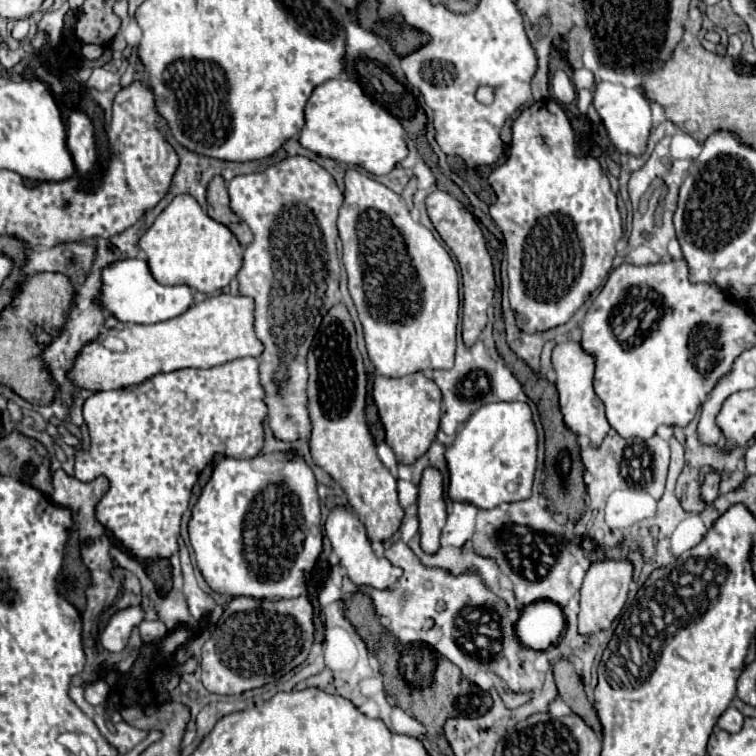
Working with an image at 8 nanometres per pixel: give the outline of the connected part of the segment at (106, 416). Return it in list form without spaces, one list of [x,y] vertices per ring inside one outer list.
[[[241,357],[237,361],[227,361],[223,365],[215,365],[211,369],[179,369],[179,371],[171,371],[171,373],[159,373],[153,375],[151,379],[139,383],[139,385],[129,385],[123,389],[115,389],[115,391],[99,391],[93,393],[85,405],[83,405],[83,419],[89,427],[89,437],[91,437],[91,445],[89,449],[81,449],[81,457],[79,451],[75,453],[75,477],[81,481],[91,481],[99,475],[105,475],[109,479],[109,491],[101,497],[101,501],[97,503],[95,515],[97,521],[109,529],[113,533],[113,537],[139,561],[153,561],[153,559],[169,559],[171,555],[175,555],[179,551],[179,525],[181,525],[181,517],[189,507],[189,499],[191,499],[191,489],[199,477],[199,473],[205,469],[207,463],[211,463],[215,453],[223,453],[235,459],[249,459],[255,457],[261,447],[263,447],[263,421],[267,415],[267,407],[263,403],[263,387],[259,383],[259,371],[257,371],[257,359],[255,357]]]

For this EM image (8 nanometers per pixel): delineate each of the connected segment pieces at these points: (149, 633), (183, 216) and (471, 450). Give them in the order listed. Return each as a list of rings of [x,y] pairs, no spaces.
[[[143,621],[139,623],[139,631],[143,641],[159,641],[165,637],[167,627],[161,621]]]
[[[175,197],[153,225],[139,239],[141,251],[147,255],[151,275],[161,285],[187,285],[207,295],[223,289],[241,269],[243,249],[233,233],[201,211],[201,205],[189,197]]]
[[[517,401],[489,403],[477,409],[445,451],[449,499],[473,503],[479,509],[493,509],[499,503],[527,499],[537,465],[537,433],[531,419],[529,405]]]

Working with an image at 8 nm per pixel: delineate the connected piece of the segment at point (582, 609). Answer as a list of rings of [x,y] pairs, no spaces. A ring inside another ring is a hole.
[[[599,561],[589,567],[581,585],[581,601],[579,601],[579,633],[581,635],[593,635],[601,629],[611,627],[611,623],[617,619],[617,615],[621,613],[627,601],[631,579],[633,579],[633,567],[629,561]]]

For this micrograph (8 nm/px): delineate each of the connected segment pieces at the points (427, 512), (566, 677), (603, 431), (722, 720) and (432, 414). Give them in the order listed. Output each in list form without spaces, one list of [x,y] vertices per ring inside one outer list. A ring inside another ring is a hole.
[[[433,467],[425,469],[419,485],[417,517],[419,517],[421,549],[425,553],[435,553],[439,549],[439,537],[447,519],[447,511],[443,501],[443,479],[441,473]]]
[[[561,659],[553,665],[553,675],[555,675],[555,683],[557,683],[557,691],[561,695],[561,699],[571,707],[571,711],[575,715],[579,715],[597,735],[601,735],[601,723],[599,717],[593,709],[593,703],[587,699],[583,683],[575,671],[575,667],[567,661]]]
[[[559,343],[553,349],[553,369],[557,373],[557,393],[559,393],[559,403],[561,403],[561,413],[565,425],[577,435],[585,435],[593,447],[601,445],[601,441],[609,433],[609,423],[605,419],[605,409],[603,403],[597,399],[593,391],[593,357],[581,349],[579,343]]]
[[[731,705],[731,707],[719,717],[717,727],[725,727],[725,731],[729,731],[729,733],[737,733],[737,731],[741,731],[741,727],[743,727],[743,715]]]
[[[423,373],[405,375],[399,379],[377,375],[373,381],[371,395],[385,429],[385,443],[393,449],[397,463],[411,465],[435,441],[435,435],[439,431],[439,419],[441,419],[441,391]]]

